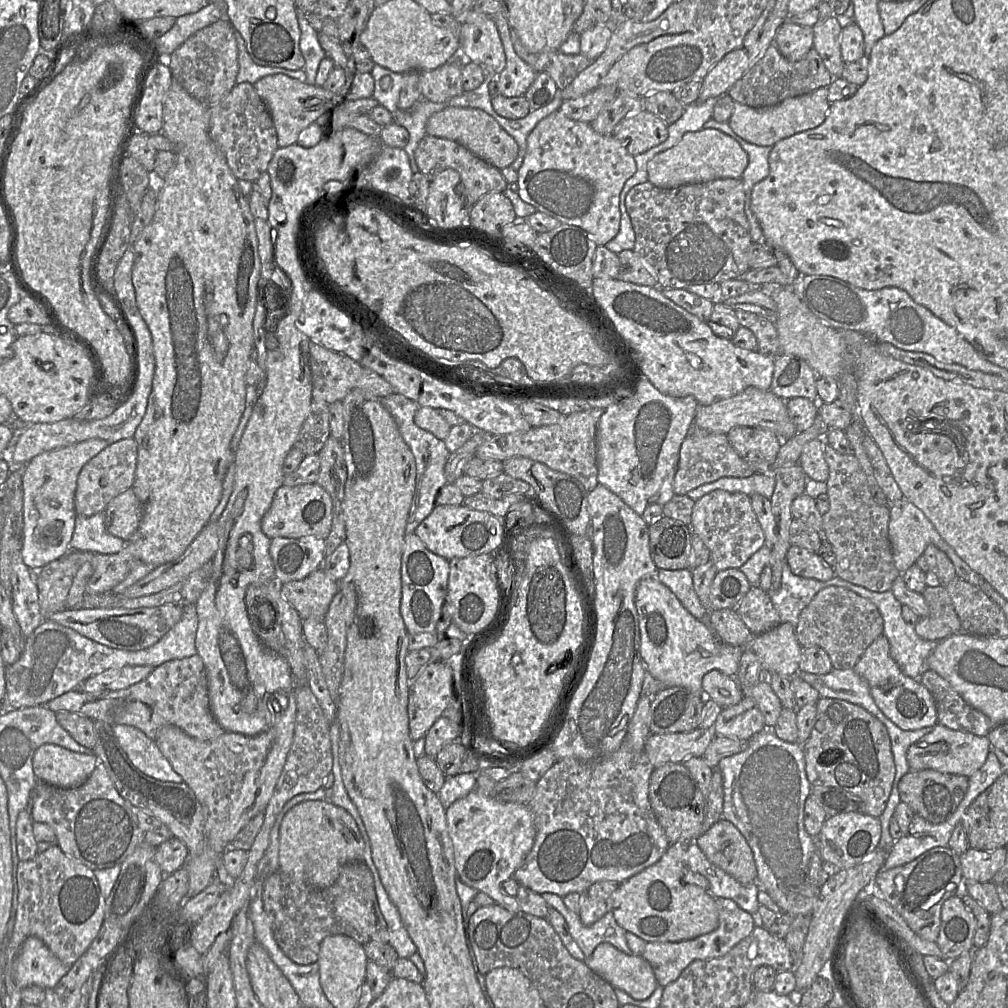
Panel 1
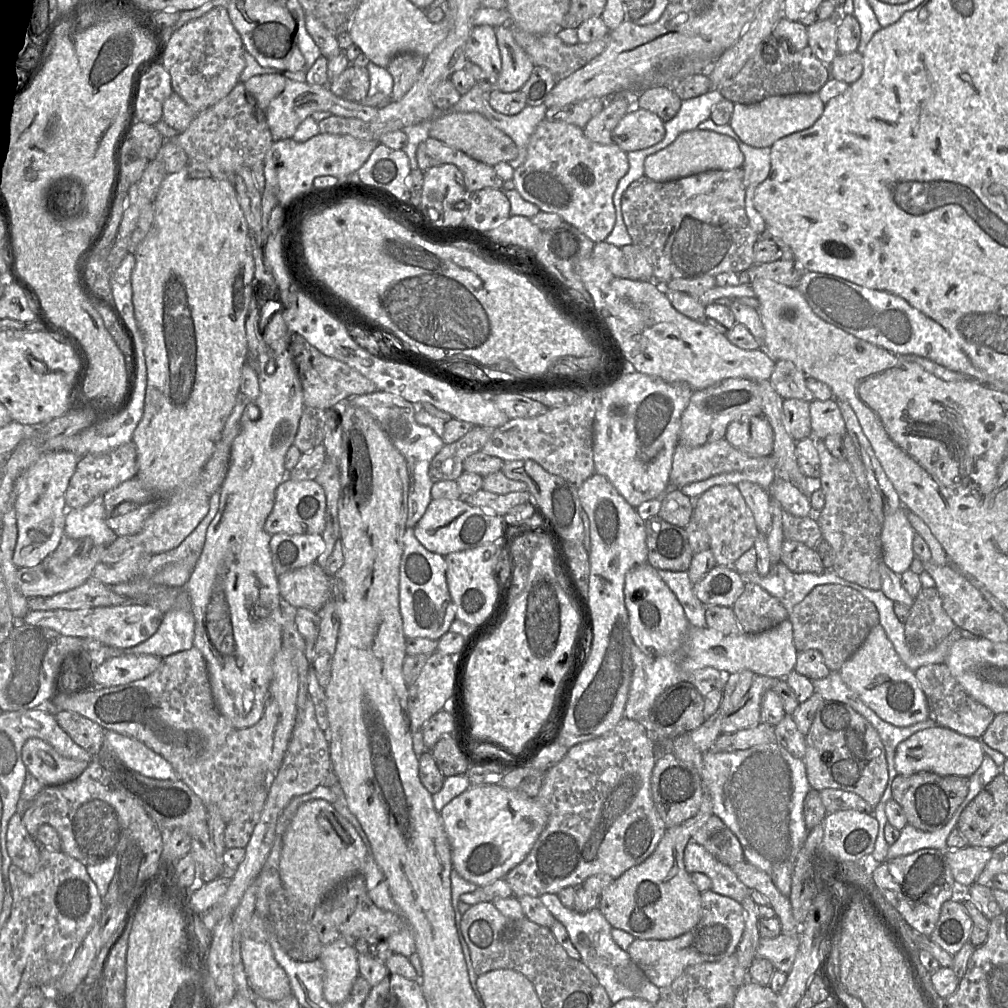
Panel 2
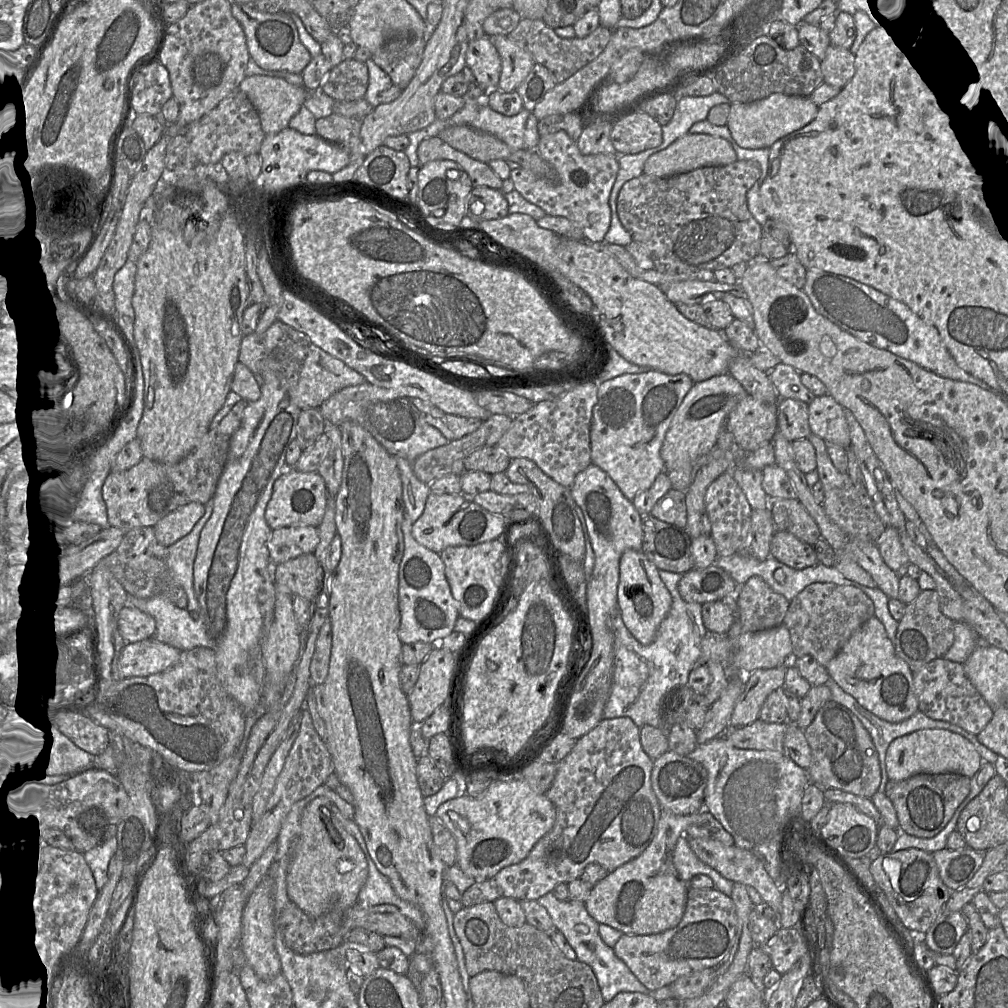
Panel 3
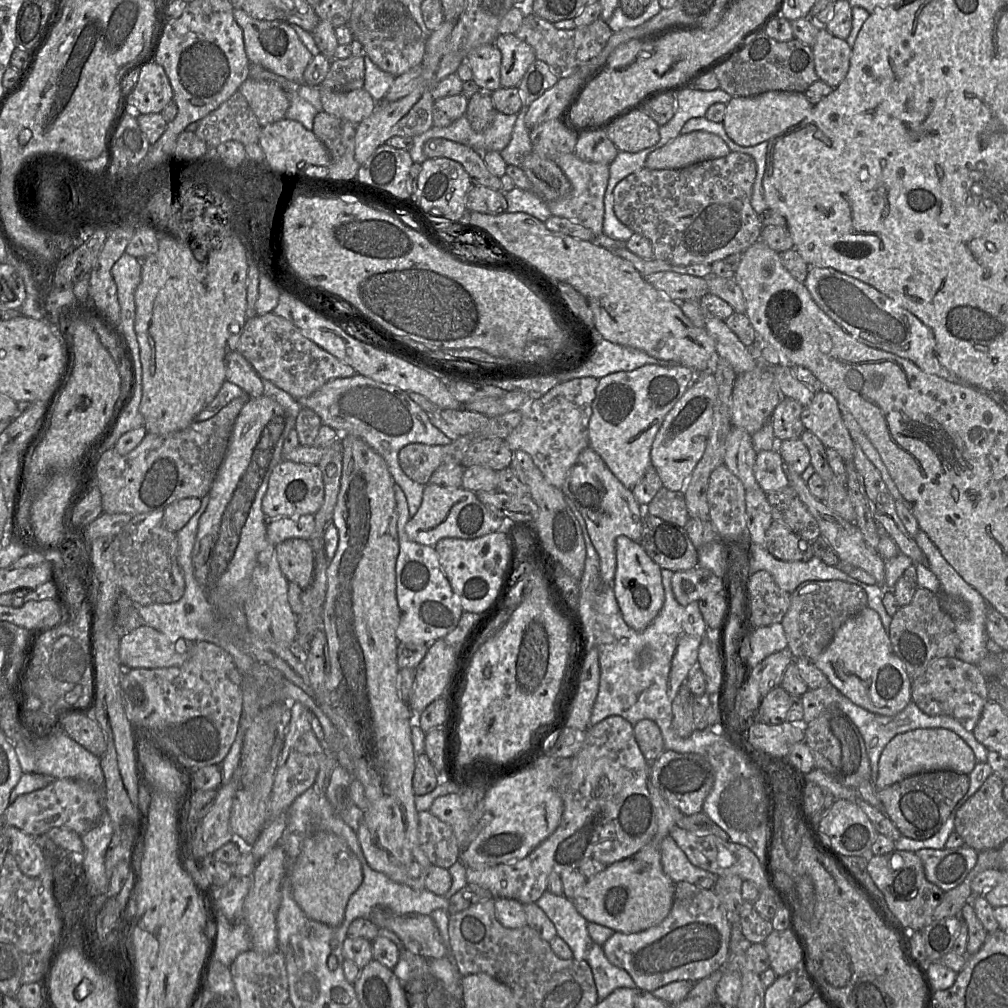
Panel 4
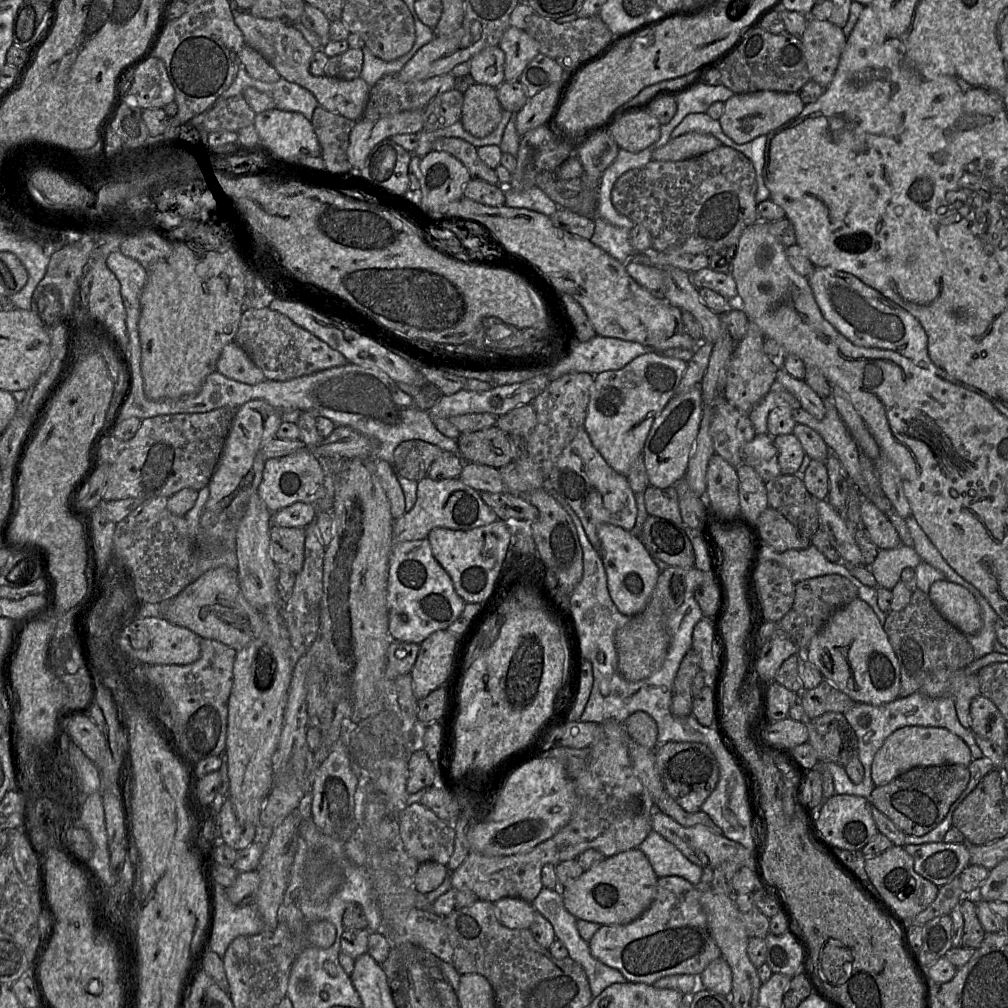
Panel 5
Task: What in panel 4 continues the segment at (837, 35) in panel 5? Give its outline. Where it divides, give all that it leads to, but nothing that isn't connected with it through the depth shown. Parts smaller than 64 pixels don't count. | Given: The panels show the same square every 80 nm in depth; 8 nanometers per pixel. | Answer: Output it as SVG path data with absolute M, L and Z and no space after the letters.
M820 27L812 51L819 80L832 88L837 87L848 73L852 48L846 40L837 38Z

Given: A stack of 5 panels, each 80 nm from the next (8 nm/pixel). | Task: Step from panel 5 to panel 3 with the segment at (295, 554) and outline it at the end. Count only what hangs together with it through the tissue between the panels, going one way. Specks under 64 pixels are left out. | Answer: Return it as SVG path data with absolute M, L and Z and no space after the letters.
M314 553L302 554L276 565L274 581L292 595L312 602L319 593L323 573Z

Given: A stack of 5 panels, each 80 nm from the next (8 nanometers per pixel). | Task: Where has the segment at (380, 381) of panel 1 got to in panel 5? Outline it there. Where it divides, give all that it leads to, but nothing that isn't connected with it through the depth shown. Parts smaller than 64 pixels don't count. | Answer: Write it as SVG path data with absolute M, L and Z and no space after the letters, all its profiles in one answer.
M270 308L246 309L241 316L239 327L234 338L254 364L261 369L265 379L285 381L313 374L332 367L348 363L342 353L330 347L311 332L295 324L289 317Z

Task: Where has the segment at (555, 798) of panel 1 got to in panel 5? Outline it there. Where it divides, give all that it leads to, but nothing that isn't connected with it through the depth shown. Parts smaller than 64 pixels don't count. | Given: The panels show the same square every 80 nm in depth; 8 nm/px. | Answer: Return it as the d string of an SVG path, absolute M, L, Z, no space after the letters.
M608 720L600 723L597 736L589 745L590 762L573 779L576 809L570 821L550 839L531 850L510 856L487 856L470 852L455 871L450 871L451 889L468 890L479 900L497 902L505 897L521 898L532 903L544 887L541 871L544 865L577 859L587 849L600 851L605 857L638 848L652 831L653 801L635 775L629 756L630 740L624 723Z

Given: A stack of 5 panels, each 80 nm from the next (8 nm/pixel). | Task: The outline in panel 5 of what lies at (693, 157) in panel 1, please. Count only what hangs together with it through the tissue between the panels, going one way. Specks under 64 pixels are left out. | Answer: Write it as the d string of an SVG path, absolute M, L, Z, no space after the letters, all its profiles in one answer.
M688 133L681 135L655 150L651 160L682 161L699 156L721 146L721 142L711 134Z

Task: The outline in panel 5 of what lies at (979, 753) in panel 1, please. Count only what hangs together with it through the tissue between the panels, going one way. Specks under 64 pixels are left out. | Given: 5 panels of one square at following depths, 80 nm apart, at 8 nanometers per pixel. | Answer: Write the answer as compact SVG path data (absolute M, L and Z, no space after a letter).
M906 726L889 735L876 752L871 766L871 777L875 786L881 786L914 767L941 764L968 766L972 760L967 744L946 728Z

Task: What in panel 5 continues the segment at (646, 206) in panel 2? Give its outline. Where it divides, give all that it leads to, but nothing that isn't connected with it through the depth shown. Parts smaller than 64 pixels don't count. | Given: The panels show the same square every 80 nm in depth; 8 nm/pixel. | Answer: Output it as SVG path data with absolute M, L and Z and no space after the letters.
M719 146L714 150L703 153L699 156L689 158L682 161L656 161L651 160L646 165L632 169L624 173L614 184L612 188L612 204L615 209L622 215L632 220L636 225L645 227L651 235L651 247L657 252L676 252L688 254L704 254L710 257L724 247L735 246L742 232L750 225L754 224L759 219L757 204L755 201L755 193L757 183L755 170L750 162L740 152L726 147Z

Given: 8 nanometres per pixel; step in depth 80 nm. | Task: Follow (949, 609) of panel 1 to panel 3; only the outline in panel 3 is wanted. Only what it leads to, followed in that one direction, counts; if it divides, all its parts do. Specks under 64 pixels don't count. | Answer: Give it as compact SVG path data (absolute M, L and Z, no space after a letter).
M921 590L914 601L906 604L904 615L898 622L893 641L896 654L909 665L912 672L919 670L934 659L943 657L952 646L954 623L941 612L936 590Z

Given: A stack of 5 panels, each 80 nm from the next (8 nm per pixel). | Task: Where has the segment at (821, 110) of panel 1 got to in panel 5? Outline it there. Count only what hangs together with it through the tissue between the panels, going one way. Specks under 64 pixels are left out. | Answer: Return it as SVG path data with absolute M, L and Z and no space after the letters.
M758 91L746 94L734 94L724 102L724 109L719 118L723 133L736 144L744 144L758 136L767 135L779 126L796 118L804 104L798 93Z

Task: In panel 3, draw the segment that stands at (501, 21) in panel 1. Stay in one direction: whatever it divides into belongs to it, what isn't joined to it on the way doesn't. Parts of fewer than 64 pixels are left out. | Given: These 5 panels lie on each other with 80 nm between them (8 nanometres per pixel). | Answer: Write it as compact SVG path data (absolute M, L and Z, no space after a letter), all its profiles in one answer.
M509 35L490 36L501 58L498 89L513 92L528 76L536 63L532 54L515 43Z

